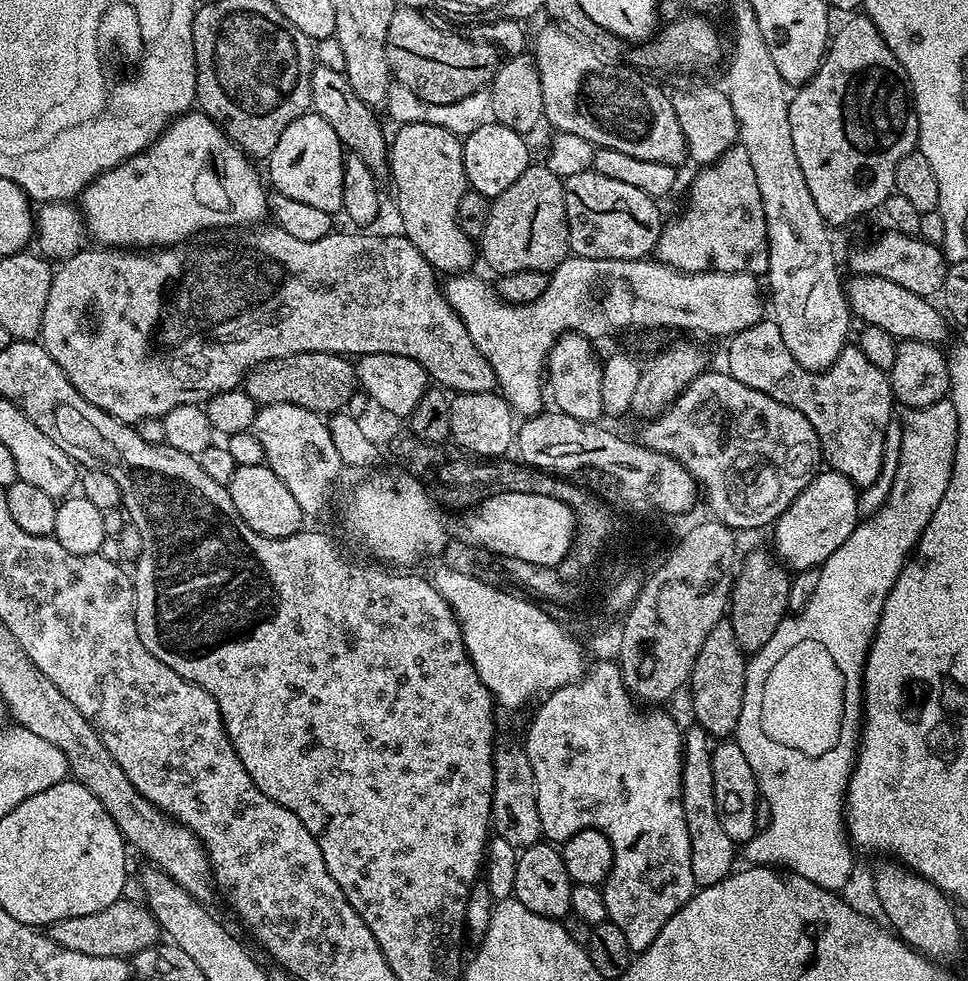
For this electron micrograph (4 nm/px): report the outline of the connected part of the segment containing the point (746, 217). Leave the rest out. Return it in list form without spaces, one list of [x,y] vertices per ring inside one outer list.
[[[734,146],[722,154],[713,164],[701,167],[688,192],[688,205],[681,216],[665,223],[660,229],[656,243],[655,259],[669,264],[679,272],[748,272],[760,278],[768,270],[768,235],[762,223],[762,205],[758,194],[758,178],[750,166],[750,154],[739,146]]]

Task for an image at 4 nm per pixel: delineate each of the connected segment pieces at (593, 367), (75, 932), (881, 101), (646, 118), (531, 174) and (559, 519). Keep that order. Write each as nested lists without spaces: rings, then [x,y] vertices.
[[[566,332],[557,337],[555,346],[548,353],[546,376],[550,378],[548,390],[553,396],[555,409],[578,418],[579,421],[595,423],[603,417],[602,362],[598,358],[593,341],[576,332]]]
[[[125,898],[115,900],[106,906],[106,910],[98,910],[98,914],[62,918],[47,925],[46,935],[66,950],[78,950],[78,954],[94,954],[94,958],[131,958],[146,950],[146,946],[154,946],[162,940],[160,923],[152,912],[143,903]]]
[[[867,14],[845,20],[848,21],[837,32],[835,29],[819,70],[791,93],[788,102],[794,154],[798,154],[806,186],[810,186],[810,194],[829,226],[848,224],[875,208],[877,211],[895,189],[894,170],[898,170],[898,162],[917,151],[921,139],[916,101],[912,99],[912,87],[902,62],[894,58],[894,50],[886,46],[886,38],[882,38]]]
[[[555,22],[545,25],[545,28],[534,36],[534,55],[538,78],[542,82],[544,120],[552,123],[556,132],[578,134],[578,138],[586,138],[597,148],[622,150],[622,154],[630,154],[646,162],[662,162],[673,166],[685,163],[688,143],[682,134],[682,126],[678,126],[678,118],[669,93],[666,94],[658,85],[651,84],[643,71],[629,67],[624,62],[605,59],[599,51],[565,27]]]
[[[530,164],[509,189],[493,197],[491,217],[479,237],[478,248],[481,259],[498,276],[521,270],[551,272],[560,265],[571,251],[563,179],[546,164]]]
[[[502,493],[486,498],[467,513],[464,520],[464,540],[468,544],[477,544],[497,558],[518,558],[527,564],[534,564],[545,570],[555,569],[564,563],[566,554],[571,550],[576,534],[576,513],[570,506],[564,505],[556,497],[538,493]]]

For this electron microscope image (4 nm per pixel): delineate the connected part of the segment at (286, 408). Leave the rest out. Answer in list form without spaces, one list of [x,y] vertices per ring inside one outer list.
[[[265,404],[257,411],[251,431],[262,442],[264,463],[294,494],[305,517],[316,516],[332,500],[332,487],[340,476],[342,465],[334,448],[325,417],[319,412],[302,410],[302,406]]]

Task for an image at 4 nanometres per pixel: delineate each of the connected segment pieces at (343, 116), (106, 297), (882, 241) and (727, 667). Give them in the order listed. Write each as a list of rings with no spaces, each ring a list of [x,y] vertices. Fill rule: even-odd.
[[[321,66],[313,67],[310,78],[310,94],[312,95],[311,111],[316,112],[338,134],[340,143],[351,155],[357,156],[363,164],[370,166],[370,170],[377,178],[384,178],[389,175],[390,163],[390,140],[386,132],[378,132],[374,124],[381,124],[379,115],[350,86],[348,77],[343,72],[335,72]],[[385,175],[385,176],[384,176]]]
[[[245,226],[242,228],[213,228],[198,236],[185,240],[182,244],[173,244],[170,248],[159,250],[121,250],[103,246],[88,246],[83,250],[59,261],[53,271],[50,282],[50,295],[46,297],[46,314],[42,314],[42,330],[39,339],[45,350],[62,366],[62,374],[70,378],[74,390],[106,410],[114,418],[125,424],[136,425],[142,418],[164,417],[174,406],[183,404],[203,405],[214,394],[225,392],[243,385],[245,377],[252,368],[268,359],[282,358],[284,355],[299,352],[333,352],[347,358],[359,358],[366,354],[402,354],[402,358],[414,358],[428,372],[429,377],[439,387],[452,394],[469,392],[482,394],[496,392],[498,385],[494,366],[486,362],[482,350],[474,346],[474,338],[466,334],[462,318],[450,306],[441,285],[436,285],[438,273],[422,258],[418,246],[410,242],[403,234],[396,236],[367,236],[367,231],[340,232],[333,230],[326,238],[318,242],[302,242],[286,234],[286,230],[275,226]]]
[[[885,230],[865,248],[854,249],[848,264],[857,276],[890,278],[890,282],[898,282],[898,286],[906,286],[906,290],[914,290],[914,294],[929,298],[939,297],[943,293],[949,267],[940,245],[921,240],[919,236],[907,236],[891,230]]]
[[[731,619],[720,620],[718,626],[714,626],[710,634],[706,634],[706,642],[702,642],[702,650],[694,662],[690,681],[692,712],[696,715],[695,723],[703,728],[709,737],[728,738],[735,733],[738,718],[742,714],[747,669],[746,653],[734,638]]]

